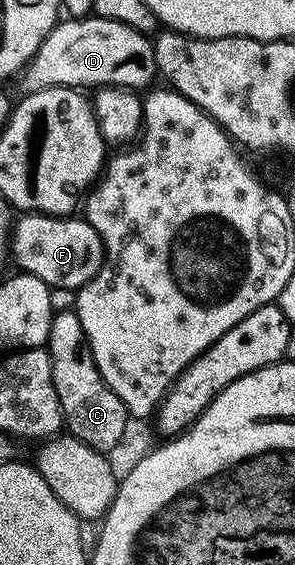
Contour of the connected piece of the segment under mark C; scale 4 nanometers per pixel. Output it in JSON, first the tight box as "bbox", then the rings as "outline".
{"bbox":[47,310,130,453],"outline":[[[58,310],[53,316],[47,350],[53,362],[55,393],[59,393],[59,405],[68,434],[85,442],[95,450],[108,453],[123,434],[123,427],[130,418],[123,401],[103,381],[93,360],[83,325],[79,325],[76,310]]]}

